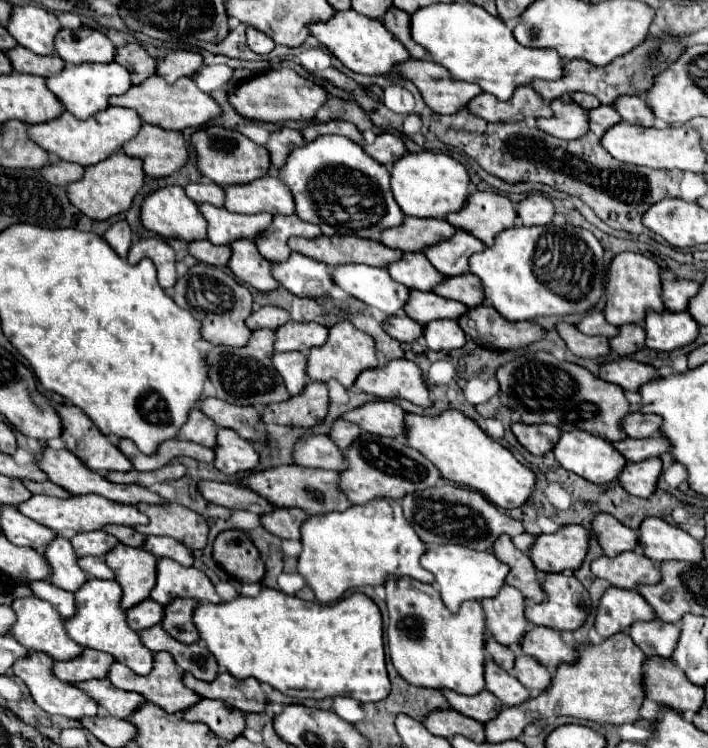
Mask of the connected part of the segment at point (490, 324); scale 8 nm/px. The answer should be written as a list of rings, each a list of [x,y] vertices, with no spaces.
[[[491,305],[467,309],[467,313],[457,319],[457,323],[477,345],[495,351],[519,349],[543,337],[543,329],[539,325],[531,321],[507,321]]]

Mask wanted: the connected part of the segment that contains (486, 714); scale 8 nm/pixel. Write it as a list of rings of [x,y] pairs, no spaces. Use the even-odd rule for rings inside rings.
[[[443,691],[443,695],[447,697],[449,705],[461,713],[467,715],[479,723],[489,723],[491,719],[495,719],[499,715],[499,707],[503,707],[499,703],[499,699],[495,699],[495,695],[491,695],[489,691],[481,691],[479,695],[473,697],[465,697],[465,695],[455,695],[455,691]]]

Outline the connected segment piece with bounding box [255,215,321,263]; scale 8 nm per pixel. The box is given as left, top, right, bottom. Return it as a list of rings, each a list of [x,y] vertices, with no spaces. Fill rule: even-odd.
[[[273,215],[267,231],[255,237],[257,251],[271,263],[287,259],[291,249],[287,247],[289,237],[319,237],[321,231],[313,223],[303,223],[297,215]]]

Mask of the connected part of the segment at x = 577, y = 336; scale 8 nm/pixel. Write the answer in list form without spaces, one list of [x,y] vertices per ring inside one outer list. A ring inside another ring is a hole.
[[[559,321],[555,325],[559,337],[565,341],[569,351],[577,357],[605,357],[609,353],[609,341],[603,335],[583,335],[575,325]]]

